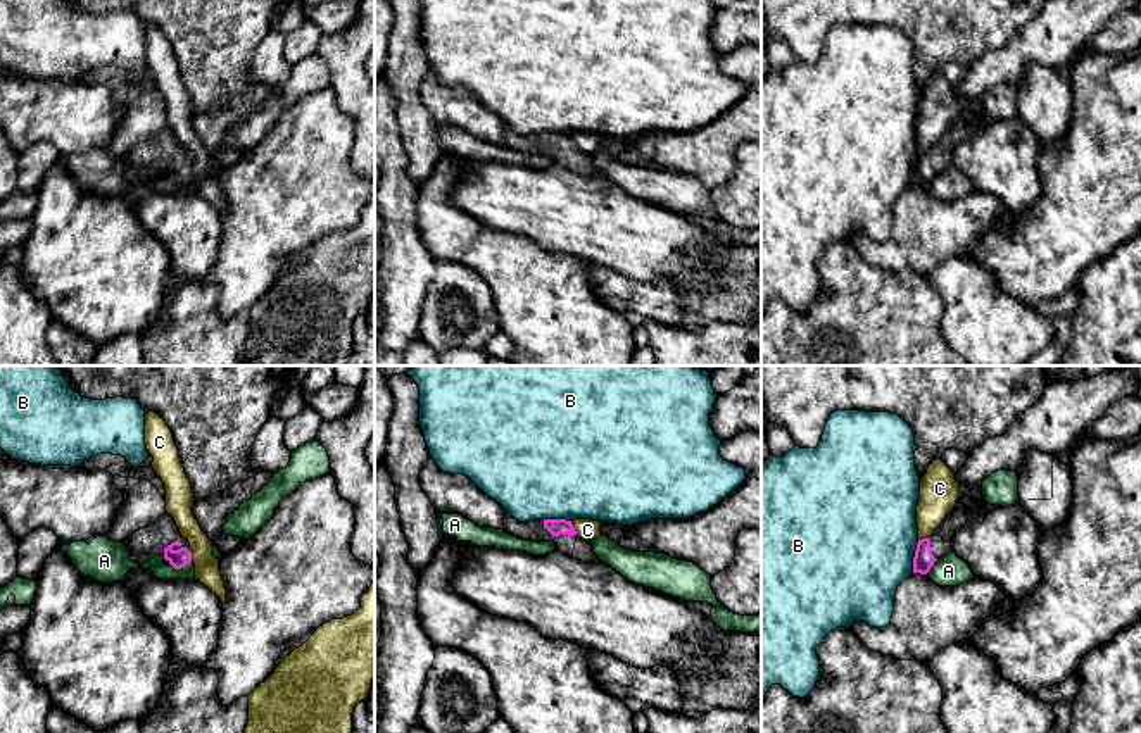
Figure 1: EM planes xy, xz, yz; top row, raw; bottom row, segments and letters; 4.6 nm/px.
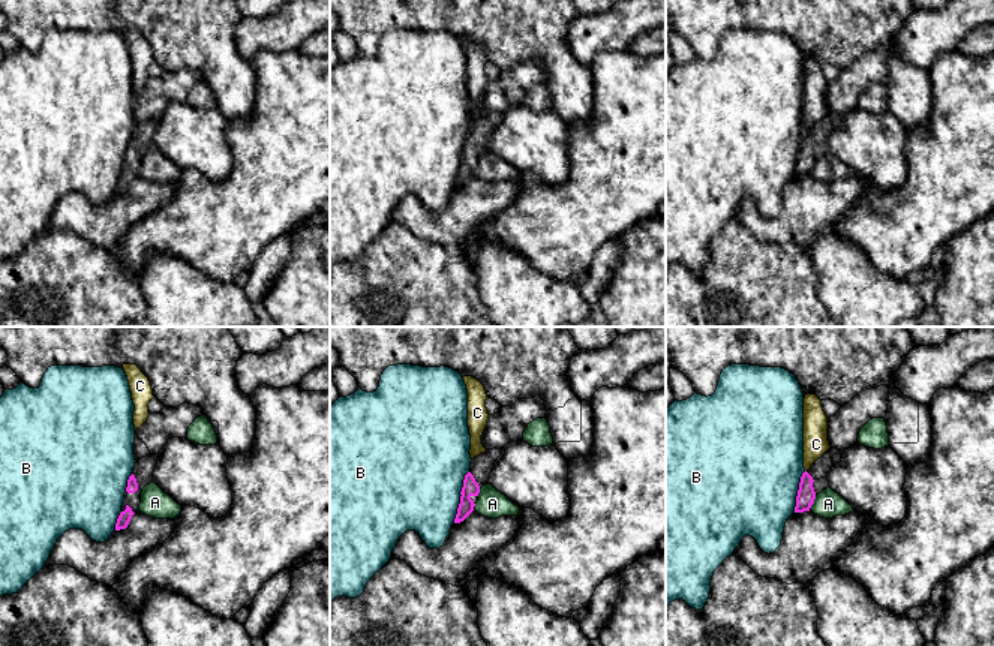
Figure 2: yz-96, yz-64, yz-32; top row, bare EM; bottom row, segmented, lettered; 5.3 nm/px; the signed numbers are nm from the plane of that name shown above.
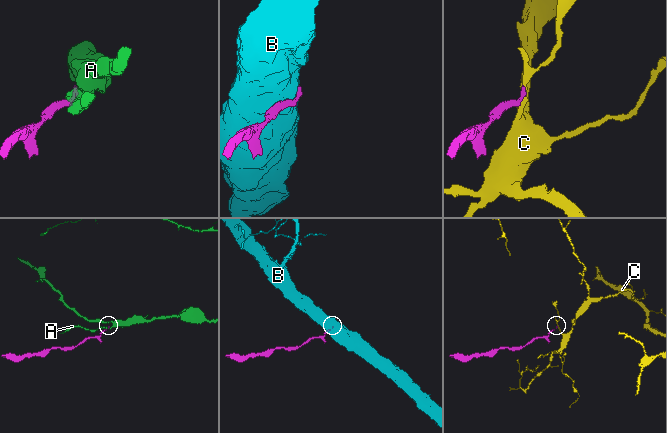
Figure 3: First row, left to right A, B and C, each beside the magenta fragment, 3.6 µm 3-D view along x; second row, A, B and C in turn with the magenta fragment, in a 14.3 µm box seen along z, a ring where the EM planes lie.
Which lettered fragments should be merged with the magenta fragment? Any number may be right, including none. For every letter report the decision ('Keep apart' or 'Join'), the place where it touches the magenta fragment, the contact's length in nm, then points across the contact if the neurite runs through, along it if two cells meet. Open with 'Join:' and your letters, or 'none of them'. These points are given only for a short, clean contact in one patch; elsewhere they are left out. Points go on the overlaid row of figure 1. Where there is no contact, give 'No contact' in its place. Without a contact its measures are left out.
Join: none of them
A: Keep apart. Touches magenta at xy (180, 568). Shared border 110 nm. Boundary: xy (192, 561), (180, 568), (170, 564)
B: Keep apart. Touches magenta at yz (915, 556). Shared border 160 nm
C: Keep apart. Touches magenta at xz (573, 528). Shared border 70 nm. Boundary: xz (570, 521), (577, 533)

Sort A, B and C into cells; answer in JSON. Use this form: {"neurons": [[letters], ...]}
{"neurons": [["A"], ["B"], ["C"]]}

